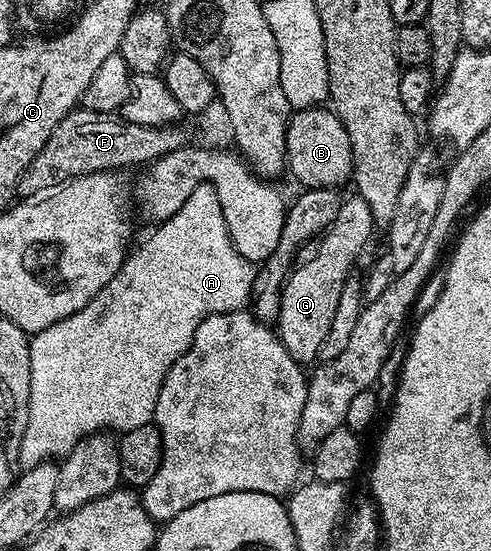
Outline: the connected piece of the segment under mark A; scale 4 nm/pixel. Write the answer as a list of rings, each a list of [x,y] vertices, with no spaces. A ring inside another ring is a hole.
[[[198,182],[181,208],[154,227],[157,228],[126,255],[119,273],[79,313],[47,325],[47,329],[30,338],[29,420],[23,445],[19,445],[18,468],[28,469],[54,457],[64,457],[81,439],[97,432],[124,433],[153,423],[159,389],[163,389],[171,365],[191,345],[195,329],[208,315],[244,311],[250,306],[255,267],[235,249],[219,197],[210,183]]]

